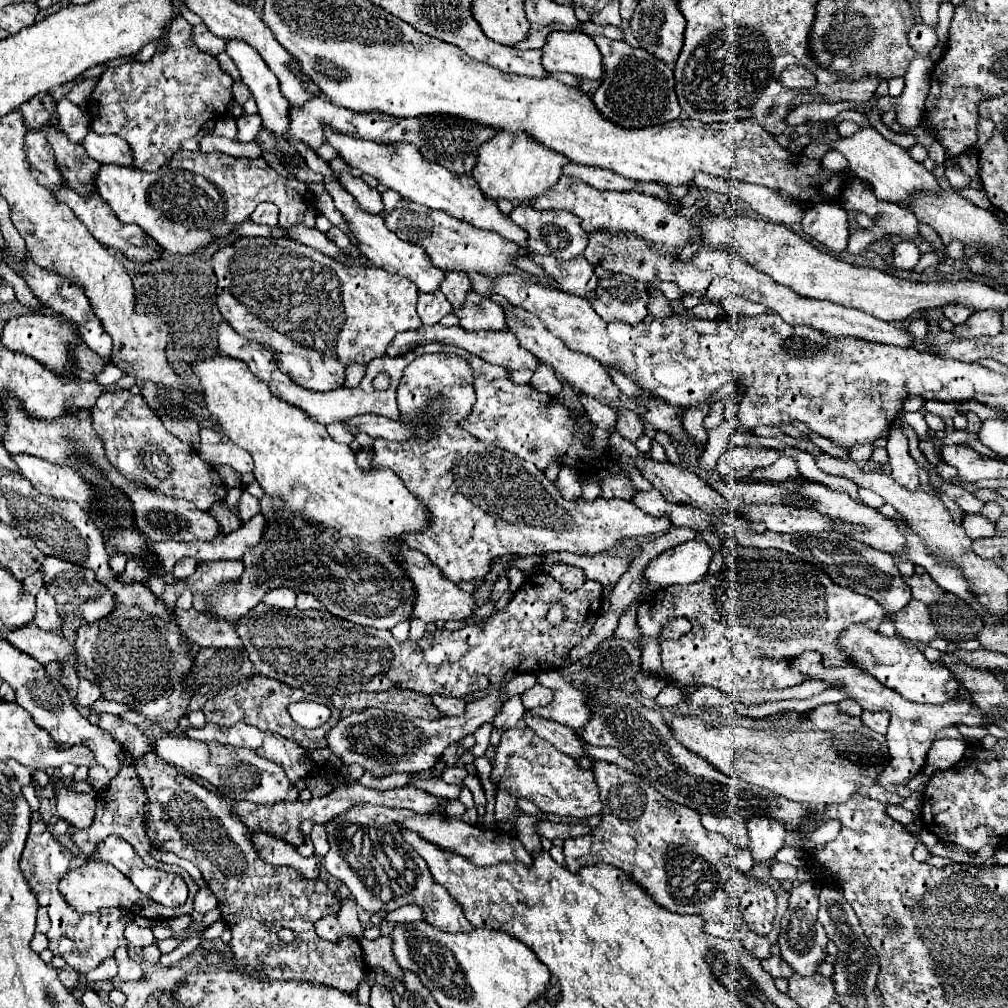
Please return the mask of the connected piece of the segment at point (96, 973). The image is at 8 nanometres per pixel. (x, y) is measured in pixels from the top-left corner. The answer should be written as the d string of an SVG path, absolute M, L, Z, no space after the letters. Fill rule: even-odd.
M110 957L110 959L104 959L94 971L90 971L88 975L80 975L80 983L86 985L90 981L106 981L106 979L112 979L118 975L118 965L116 965L116 959Z

